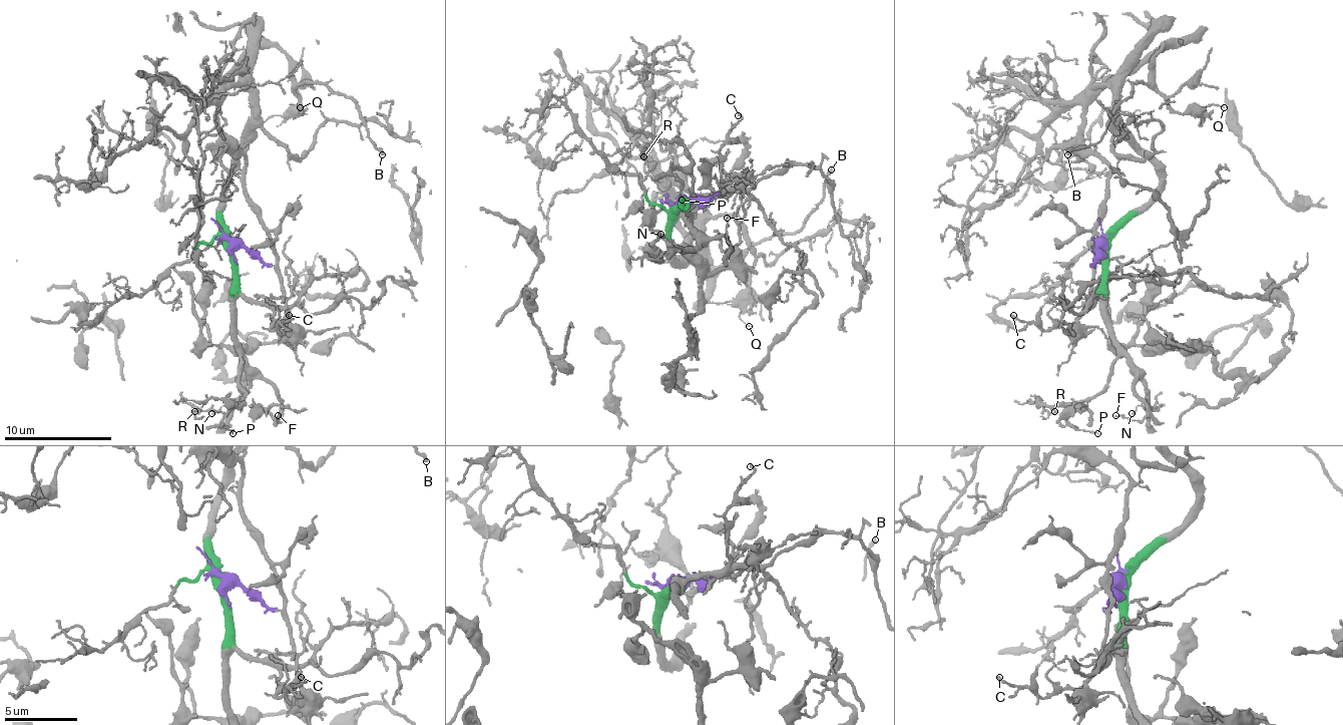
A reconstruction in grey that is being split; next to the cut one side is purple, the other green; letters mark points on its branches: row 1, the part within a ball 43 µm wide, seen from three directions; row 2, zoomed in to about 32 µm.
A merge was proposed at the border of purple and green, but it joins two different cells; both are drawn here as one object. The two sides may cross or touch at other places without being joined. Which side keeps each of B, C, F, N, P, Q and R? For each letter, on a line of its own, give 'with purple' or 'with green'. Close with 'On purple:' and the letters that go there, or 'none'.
B: with purple
C: with green
F: with green
N: with green
P: with green
Q: with purple
R: with green
On purple: B, Q

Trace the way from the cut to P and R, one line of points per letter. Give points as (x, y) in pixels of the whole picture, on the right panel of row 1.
P: (1104, 247), (1106, 333), (1117, 349), (1117, 360), (1098, 392), (1066, 408), (1066, 419), (1082, 430), (1098, 433)
R: (1104, 247), (1106, 333), (1117, 360), (1109, 382), (1082, 400), (1050, 406), (1036, 400), (1055, 411)

